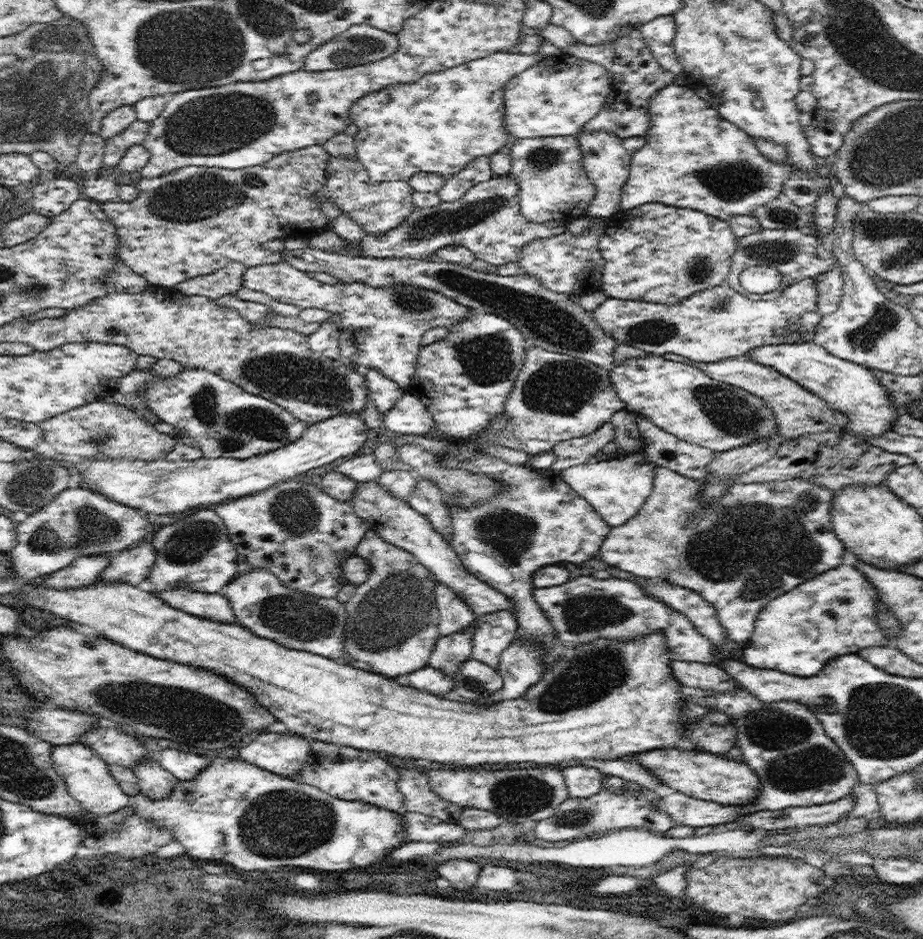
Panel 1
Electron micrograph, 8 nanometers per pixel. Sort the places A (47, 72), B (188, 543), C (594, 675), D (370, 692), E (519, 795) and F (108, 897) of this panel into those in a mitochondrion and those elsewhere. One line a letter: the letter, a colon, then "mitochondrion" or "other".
A: mitochondrion
B: mitochondrion
C: mitochondrion
D: other
E: mitochondrion
F: other

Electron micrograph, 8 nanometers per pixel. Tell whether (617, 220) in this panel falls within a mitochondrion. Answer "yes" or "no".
no

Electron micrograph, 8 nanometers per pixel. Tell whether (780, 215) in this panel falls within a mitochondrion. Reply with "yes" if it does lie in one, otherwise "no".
yes

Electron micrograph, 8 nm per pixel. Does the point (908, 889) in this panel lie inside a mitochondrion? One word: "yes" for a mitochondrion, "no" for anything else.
no

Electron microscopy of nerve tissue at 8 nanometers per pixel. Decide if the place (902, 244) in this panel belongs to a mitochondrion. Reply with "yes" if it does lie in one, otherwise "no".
yes

